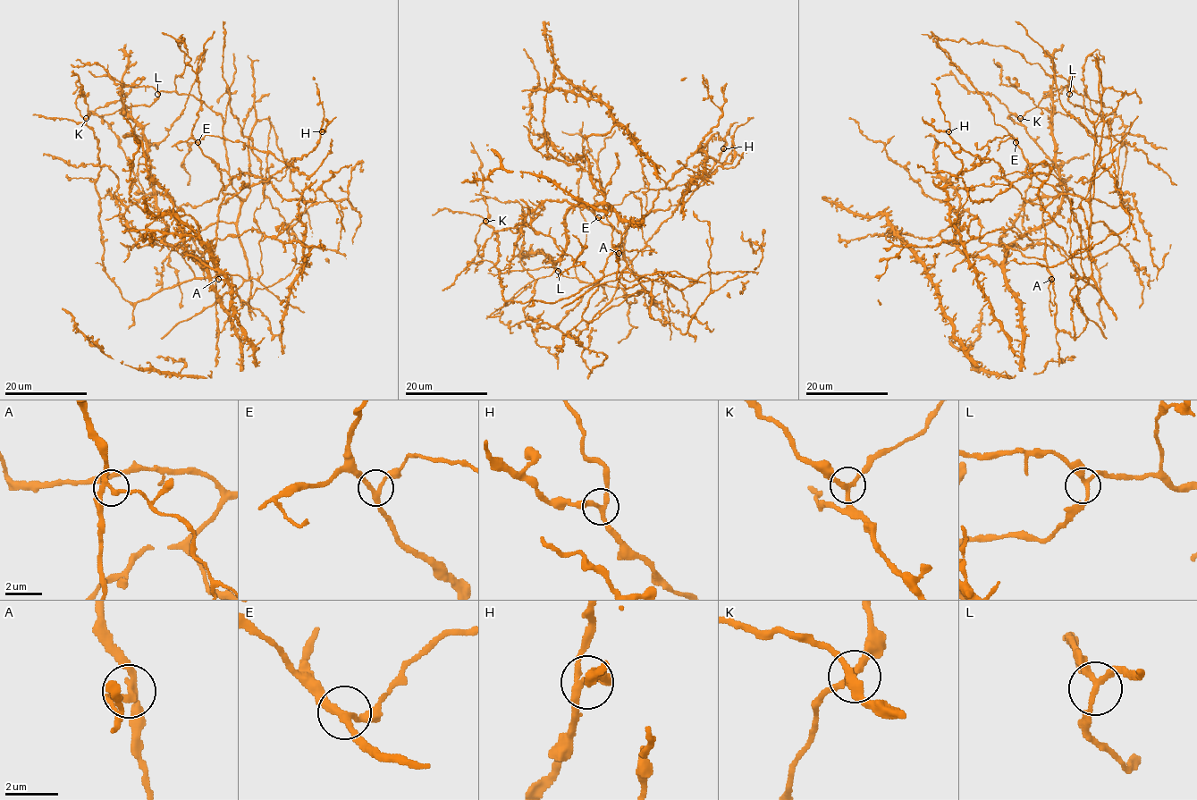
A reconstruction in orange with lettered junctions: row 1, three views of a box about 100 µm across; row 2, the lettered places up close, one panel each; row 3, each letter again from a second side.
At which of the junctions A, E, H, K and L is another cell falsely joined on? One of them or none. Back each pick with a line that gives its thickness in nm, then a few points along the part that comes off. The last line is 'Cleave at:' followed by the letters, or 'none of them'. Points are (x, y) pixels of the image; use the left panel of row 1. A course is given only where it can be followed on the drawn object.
A: 220 nm thick; foreign part runs (218, 278), (236, 288), (237, 295), (255, 316)
Cleave at: A

